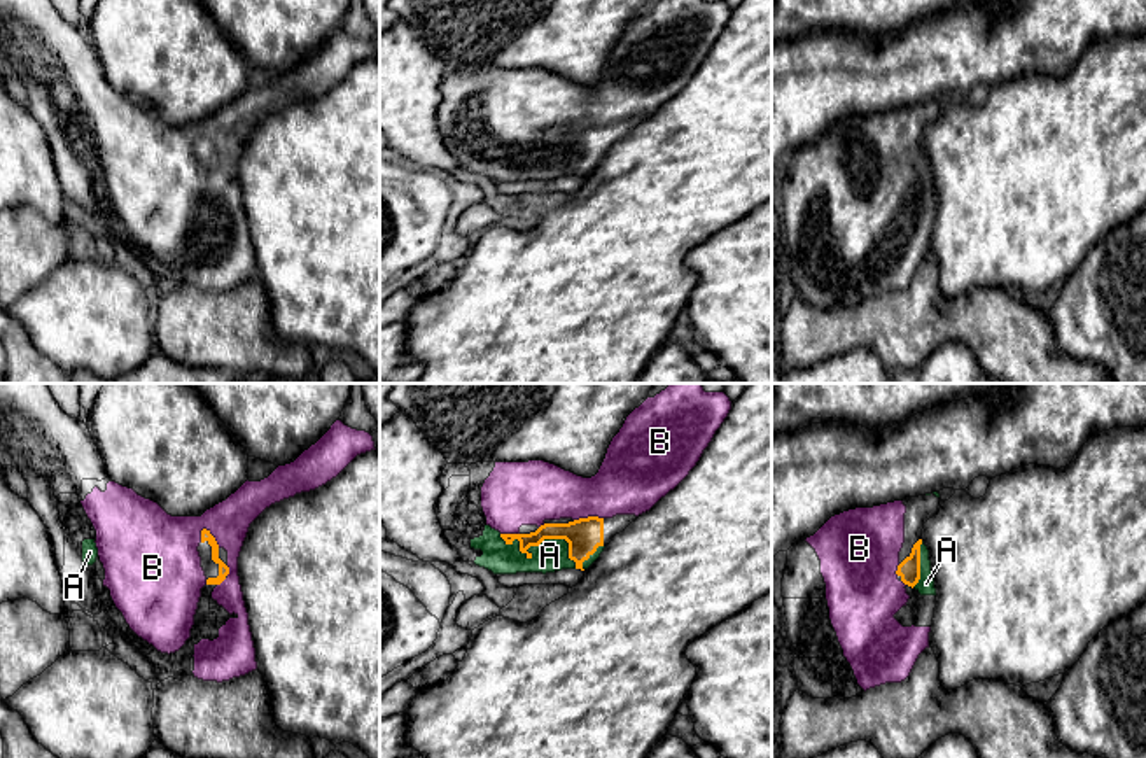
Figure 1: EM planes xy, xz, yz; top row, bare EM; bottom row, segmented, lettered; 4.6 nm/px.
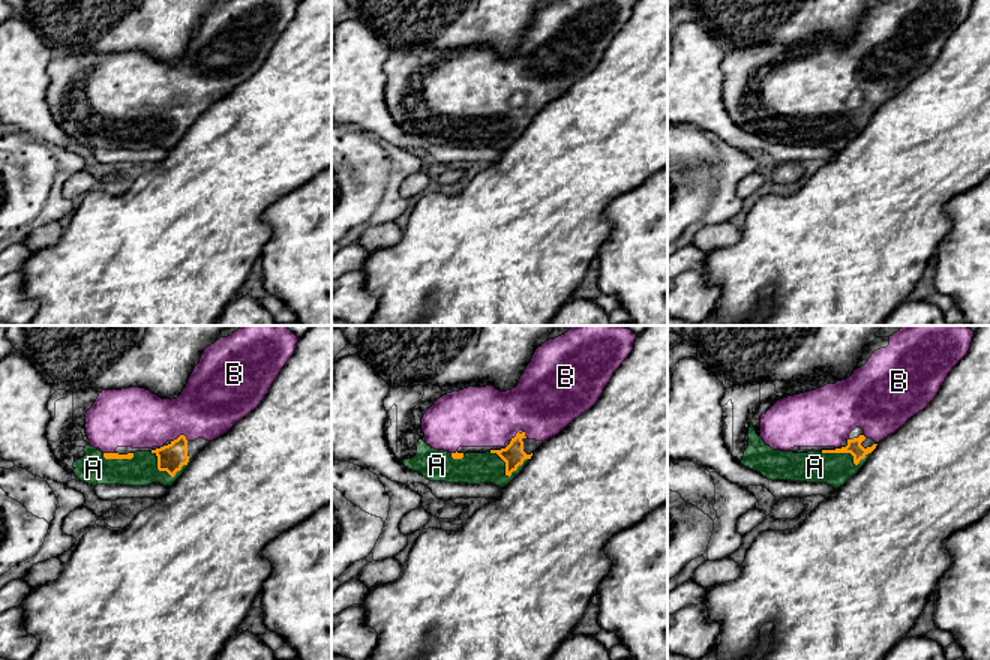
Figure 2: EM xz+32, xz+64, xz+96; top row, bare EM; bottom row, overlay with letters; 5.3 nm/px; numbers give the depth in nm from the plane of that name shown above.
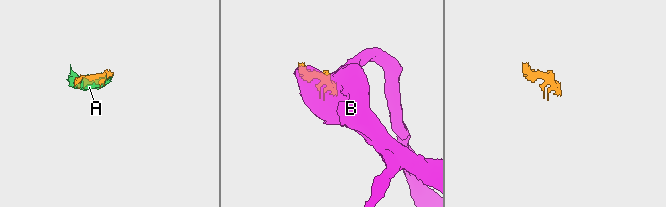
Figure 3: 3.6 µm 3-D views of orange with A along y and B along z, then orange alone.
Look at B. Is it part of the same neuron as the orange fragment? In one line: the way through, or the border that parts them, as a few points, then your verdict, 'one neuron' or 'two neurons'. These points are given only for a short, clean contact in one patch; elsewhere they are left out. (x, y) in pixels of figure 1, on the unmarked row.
one neuron

